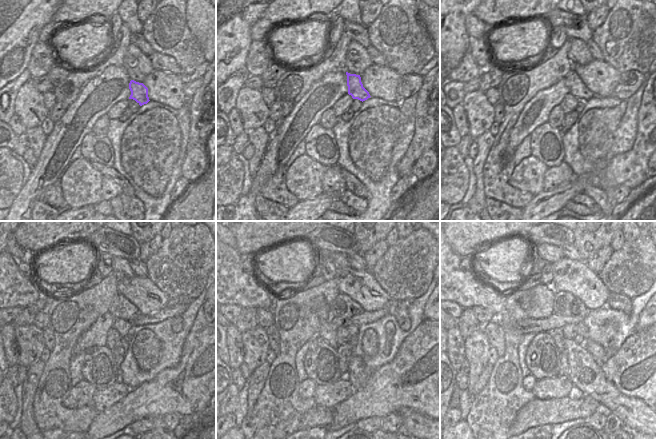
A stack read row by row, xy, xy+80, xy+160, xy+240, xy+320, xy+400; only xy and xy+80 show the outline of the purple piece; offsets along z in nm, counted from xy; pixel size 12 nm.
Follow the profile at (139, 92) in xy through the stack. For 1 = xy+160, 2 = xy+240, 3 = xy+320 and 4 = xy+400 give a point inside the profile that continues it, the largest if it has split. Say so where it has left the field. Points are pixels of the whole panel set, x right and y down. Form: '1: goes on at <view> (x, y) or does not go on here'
1: goes on at xy+160 (577, 88)
2: goes on at xy+240 (121, 308)
3: goes on at xy+320 (342, 306)
4: goes on at xy+400 (564, 303)

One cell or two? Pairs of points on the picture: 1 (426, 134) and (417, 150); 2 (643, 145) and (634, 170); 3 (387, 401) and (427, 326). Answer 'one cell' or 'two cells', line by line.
1: one cell
2: one cell
3: one cell

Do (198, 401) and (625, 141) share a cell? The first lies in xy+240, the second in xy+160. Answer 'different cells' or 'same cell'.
different cells

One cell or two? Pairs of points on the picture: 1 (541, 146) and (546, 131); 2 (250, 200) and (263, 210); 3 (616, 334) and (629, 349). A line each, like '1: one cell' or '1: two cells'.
1: one cell
2: two cells
3: two cells

